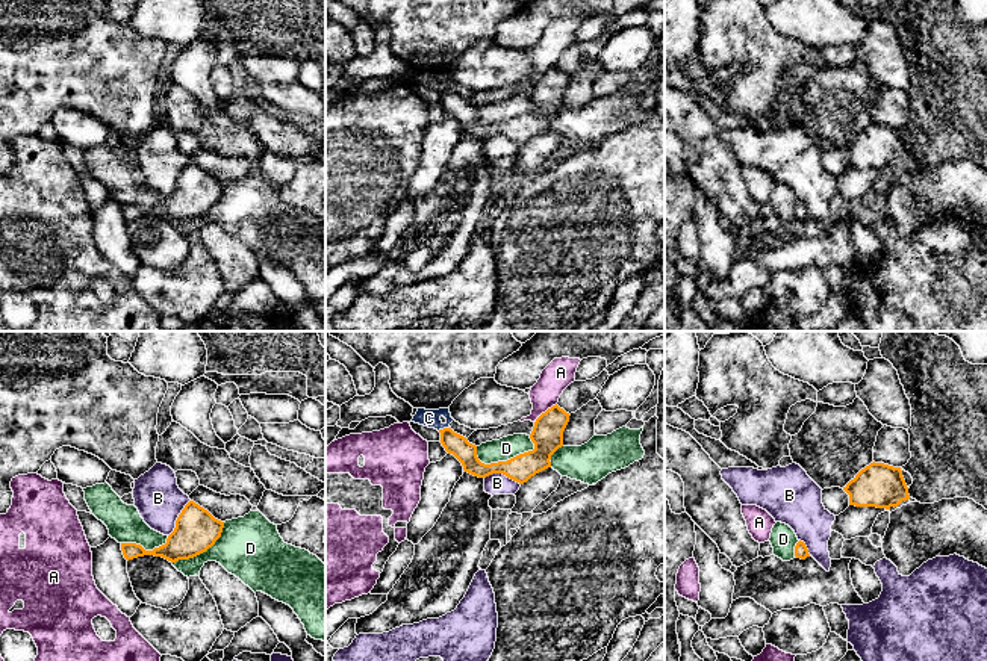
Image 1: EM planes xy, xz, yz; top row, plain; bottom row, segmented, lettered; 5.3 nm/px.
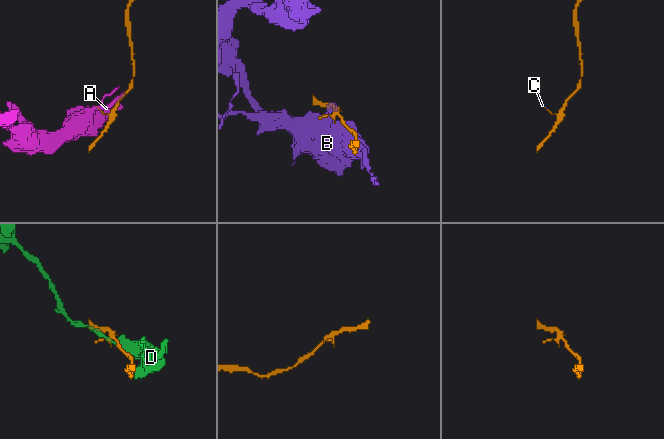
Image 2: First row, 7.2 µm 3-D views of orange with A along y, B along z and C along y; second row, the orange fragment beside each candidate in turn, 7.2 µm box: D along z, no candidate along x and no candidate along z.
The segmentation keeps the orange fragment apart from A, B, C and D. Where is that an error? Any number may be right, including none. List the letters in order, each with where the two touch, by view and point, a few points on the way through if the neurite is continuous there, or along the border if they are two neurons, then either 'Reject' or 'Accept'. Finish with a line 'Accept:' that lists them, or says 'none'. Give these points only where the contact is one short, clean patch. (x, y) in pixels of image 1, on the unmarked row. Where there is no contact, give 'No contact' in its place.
A: Touches orange at xz (545, 73). Boundary: xz (556, 64), (535, 83). Reject
B: Touches orange at xy (177, 179). Reject
C: Touches orange at xz (444, 89). Boundary: xz (450, 88), (438, 91). Reject
D: Touches orange at xz (507, 121). Reject
Accept: none

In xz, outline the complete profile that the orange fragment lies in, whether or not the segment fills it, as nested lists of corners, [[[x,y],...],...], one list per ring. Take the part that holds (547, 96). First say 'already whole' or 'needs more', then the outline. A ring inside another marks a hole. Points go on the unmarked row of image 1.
already whole; [[[557,65],[542,74],[530,95],[534,110],[519,115],[507,123],[484,126],[477,118],[477,107],[451,89],[439,91],[441,104],[448,115],[453,115],[463,127],[463,132],[486,139],[492,135],[503,135],[507,139],[524,145],[536,135],[551,129],[551,116],[563,107],[563,92],[569,83],[569,74]]]

